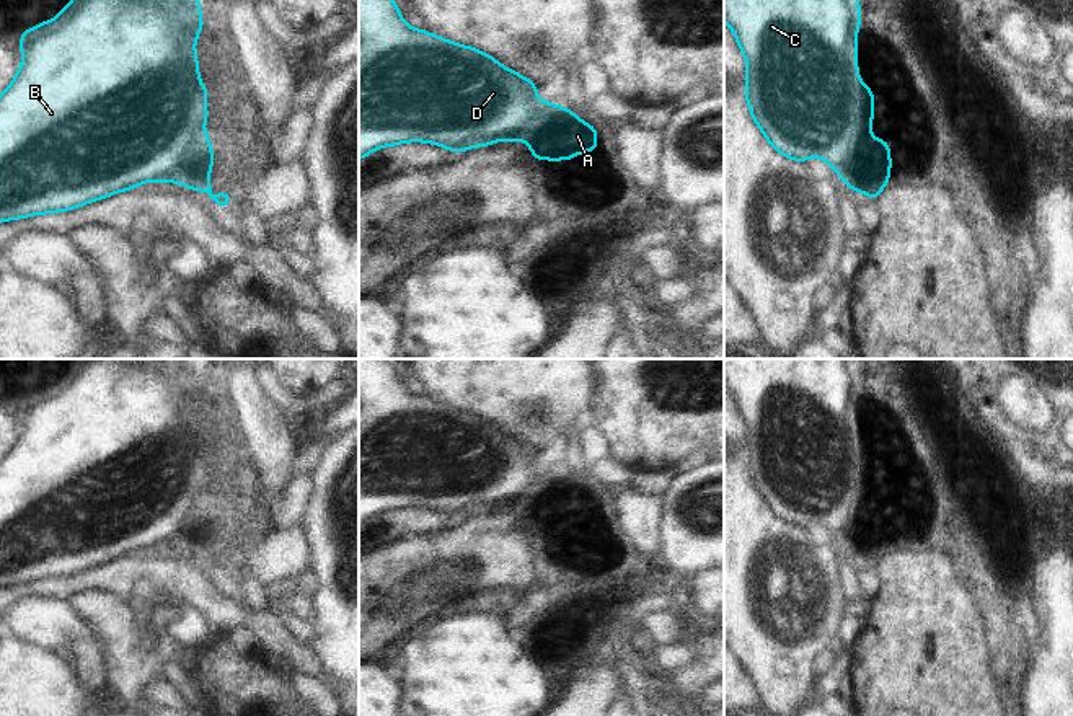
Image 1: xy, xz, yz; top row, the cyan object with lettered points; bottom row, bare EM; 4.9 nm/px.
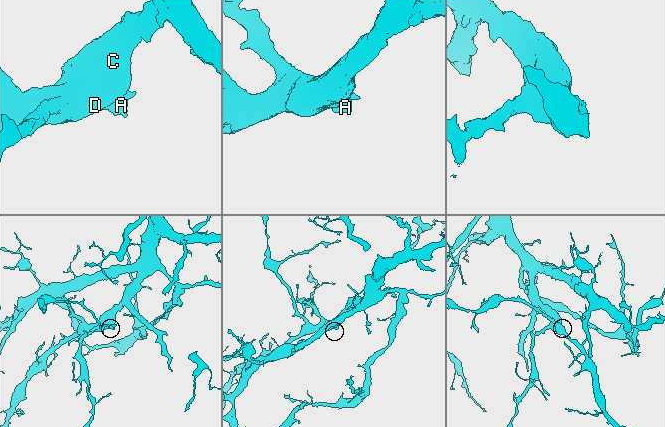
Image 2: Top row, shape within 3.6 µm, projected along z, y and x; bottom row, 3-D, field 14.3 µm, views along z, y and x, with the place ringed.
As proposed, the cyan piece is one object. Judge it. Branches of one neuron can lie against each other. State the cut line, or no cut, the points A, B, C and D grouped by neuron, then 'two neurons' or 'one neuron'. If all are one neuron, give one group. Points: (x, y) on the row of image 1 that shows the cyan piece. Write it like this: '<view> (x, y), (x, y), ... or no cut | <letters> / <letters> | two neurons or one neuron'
no cut | A B C D | one neuron

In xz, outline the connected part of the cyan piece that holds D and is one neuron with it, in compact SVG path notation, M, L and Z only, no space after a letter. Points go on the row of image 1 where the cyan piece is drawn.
M359 0L359 160L378 147L411 140L442 145L452 153L496 140L520 140L530 144L536 160L572 160L579 152L594 153L597 129L561 104L540 101L536 88L532 80L475 47L450 42L426 29L411 29L395 0Z

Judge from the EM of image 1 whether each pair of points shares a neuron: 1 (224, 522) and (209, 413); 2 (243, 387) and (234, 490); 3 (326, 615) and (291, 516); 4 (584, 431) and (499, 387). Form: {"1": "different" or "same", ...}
{"1": "same", "2": "same", "3": "different", "4": "different"}

